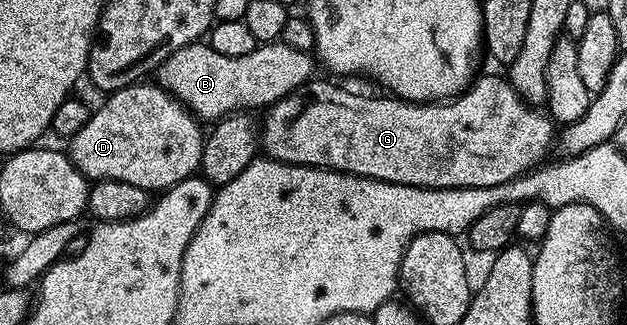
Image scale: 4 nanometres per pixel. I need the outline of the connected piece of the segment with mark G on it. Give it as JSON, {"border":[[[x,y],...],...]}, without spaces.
{"border":[[[485,74],[476,77],[463,93],[442,102],[405,102],[394,96],[370,98],[367,94],[354,94],[353,91],[346,90],[343,86],[334,86],[331,82],[312,81],[306,88],[300,88],[295,93],[282,98],[281,101],[266,107],[262,115],[263,122],[261,118],[262,153],[266,157],[274,158],[276,162],[285,162],[288,166],[315,166],[319,170],[340,170],[343,174],[356,174],[362,178],[376,178],[382,182],[406,186],[424,186],[434,190],[437,188],[485,188],[493,184],[511,182],[519,175],[536,169],[548,157],[546,154],[553,150],[553,143],[557,138],[557,126],[550,114],[536,108],[530,102],[524,102],[522,96],[512,88],[506,77],[498,78],[495,74]]]}

